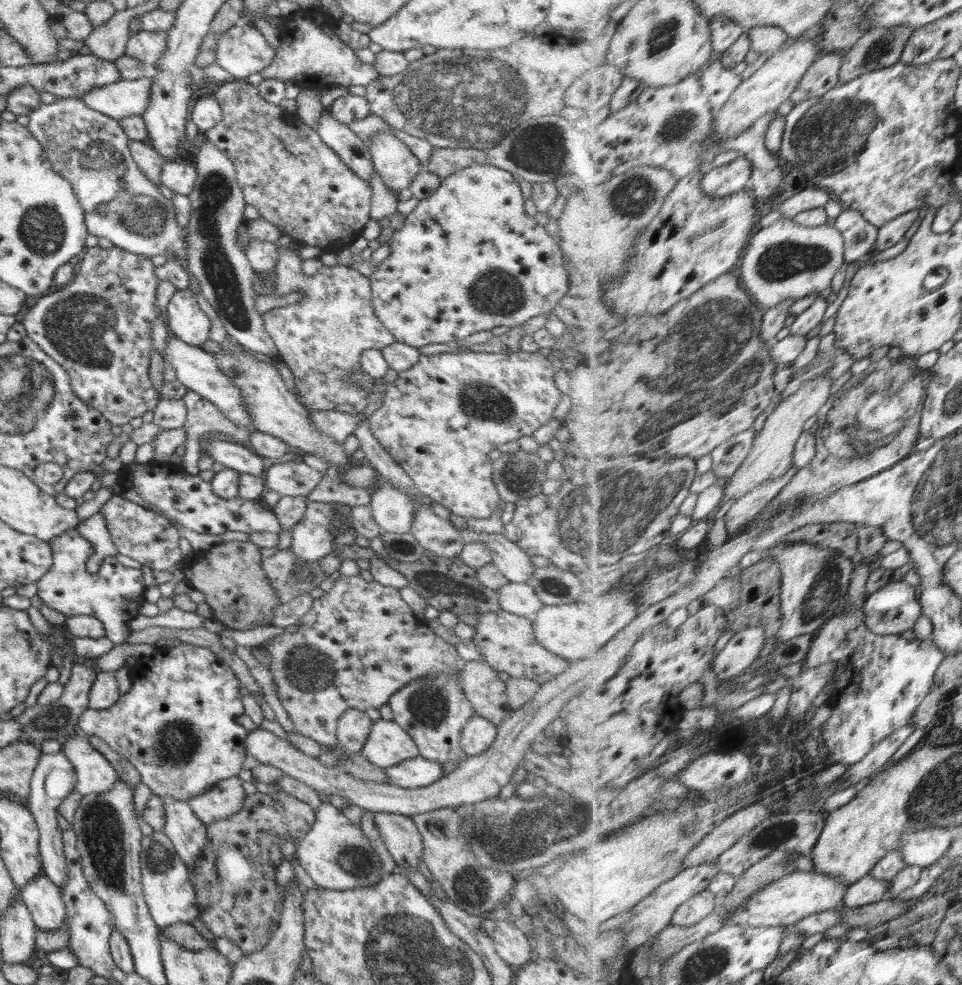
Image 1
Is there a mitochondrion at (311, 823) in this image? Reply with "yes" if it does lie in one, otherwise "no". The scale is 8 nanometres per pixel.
no

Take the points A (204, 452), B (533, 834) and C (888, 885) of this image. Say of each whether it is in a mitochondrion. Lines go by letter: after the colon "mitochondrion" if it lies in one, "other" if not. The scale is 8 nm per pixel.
A: other
B: mitochondrion
C: other

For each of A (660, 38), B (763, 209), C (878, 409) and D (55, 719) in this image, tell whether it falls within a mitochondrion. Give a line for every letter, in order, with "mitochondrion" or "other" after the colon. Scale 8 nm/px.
A: mitochondrion
B: other
C: mitochondrion
D: mitochondrion

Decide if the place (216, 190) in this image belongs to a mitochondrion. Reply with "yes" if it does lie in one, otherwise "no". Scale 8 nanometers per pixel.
yes

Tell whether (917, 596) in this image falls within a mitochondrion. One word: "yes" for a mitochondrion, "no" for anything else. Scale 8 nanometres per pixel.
no

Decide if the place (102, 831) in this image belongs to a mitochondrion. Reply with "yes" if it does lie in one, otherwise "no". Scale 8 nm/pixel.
yes

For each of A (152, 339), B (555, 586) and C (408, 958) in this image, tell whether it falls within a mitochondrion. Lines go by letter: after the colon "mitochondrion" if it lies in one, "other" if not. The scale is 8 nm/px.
A: other
B: mitochondrion
C: mitochondrion

